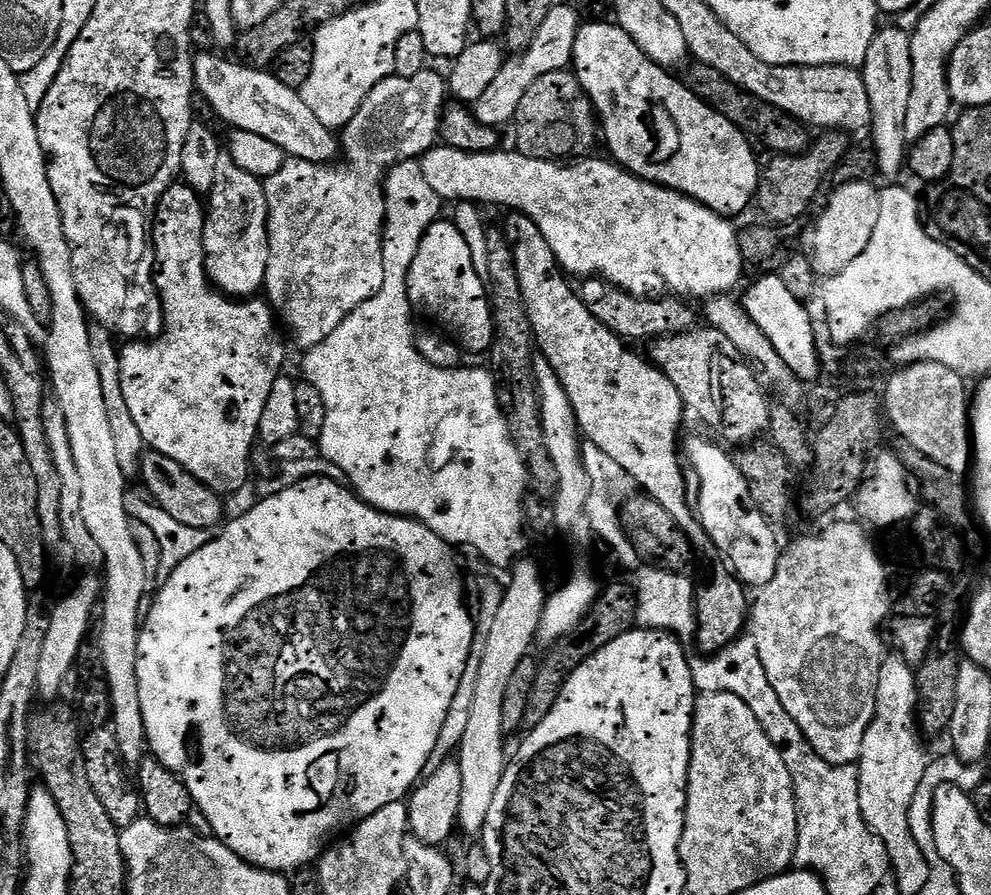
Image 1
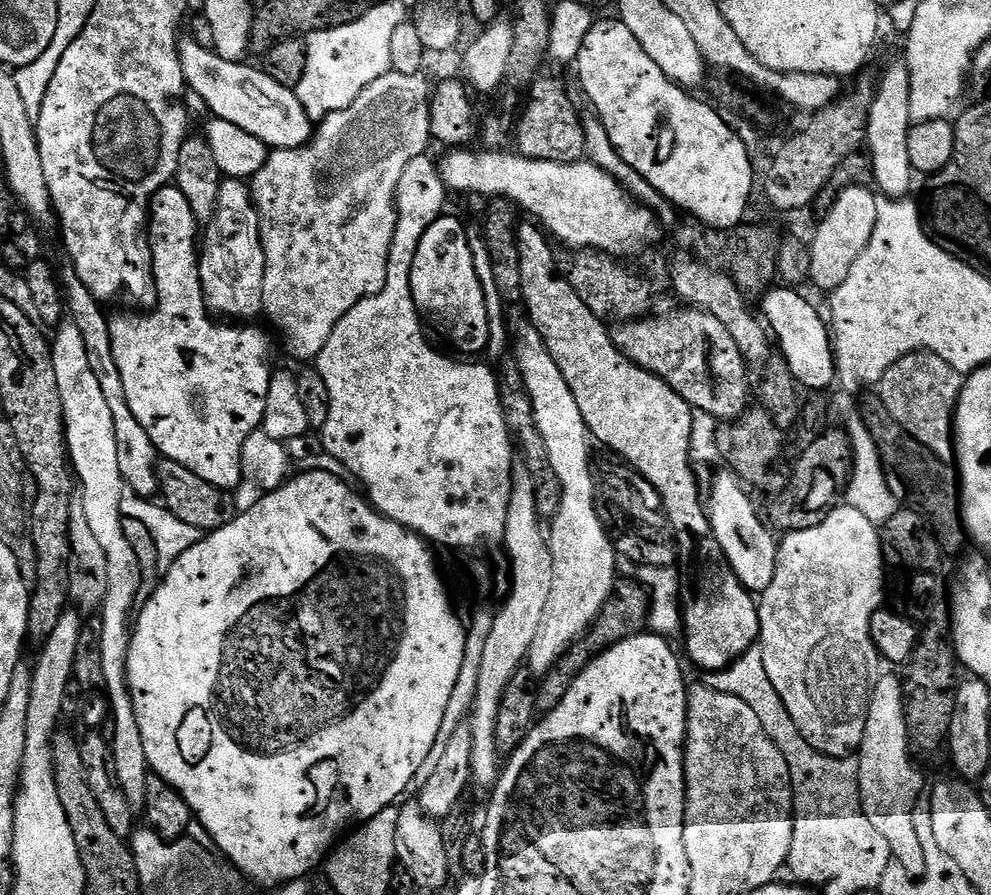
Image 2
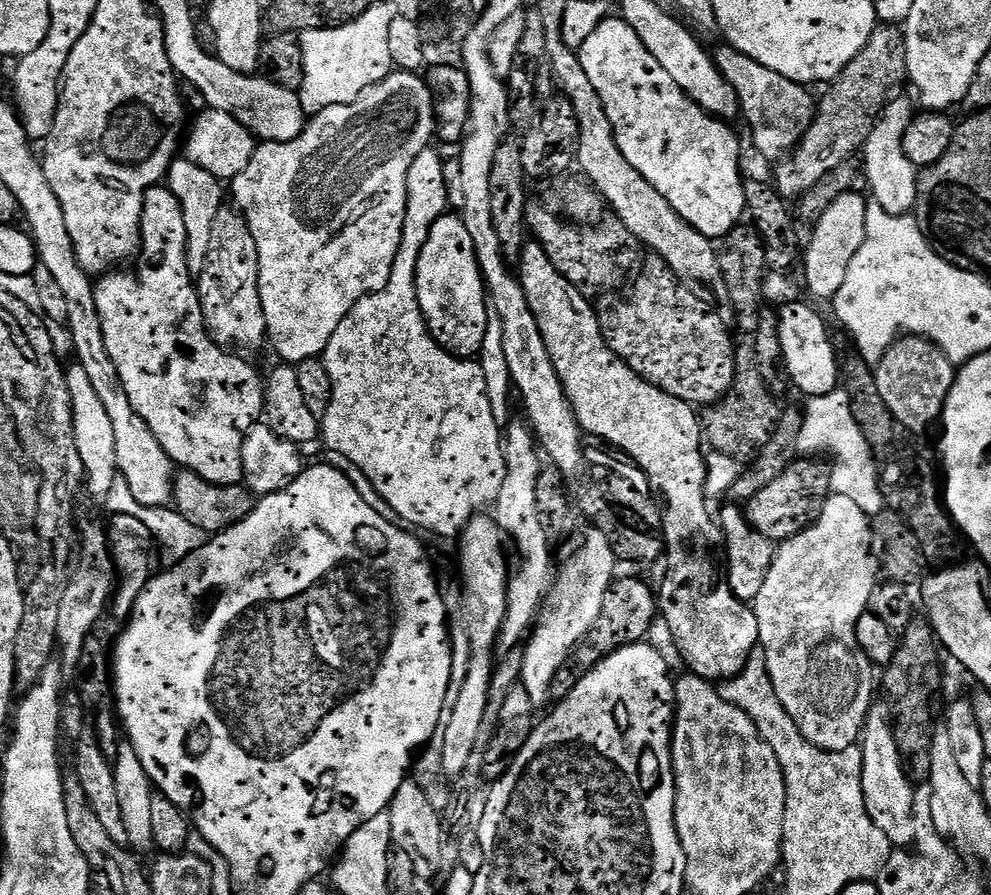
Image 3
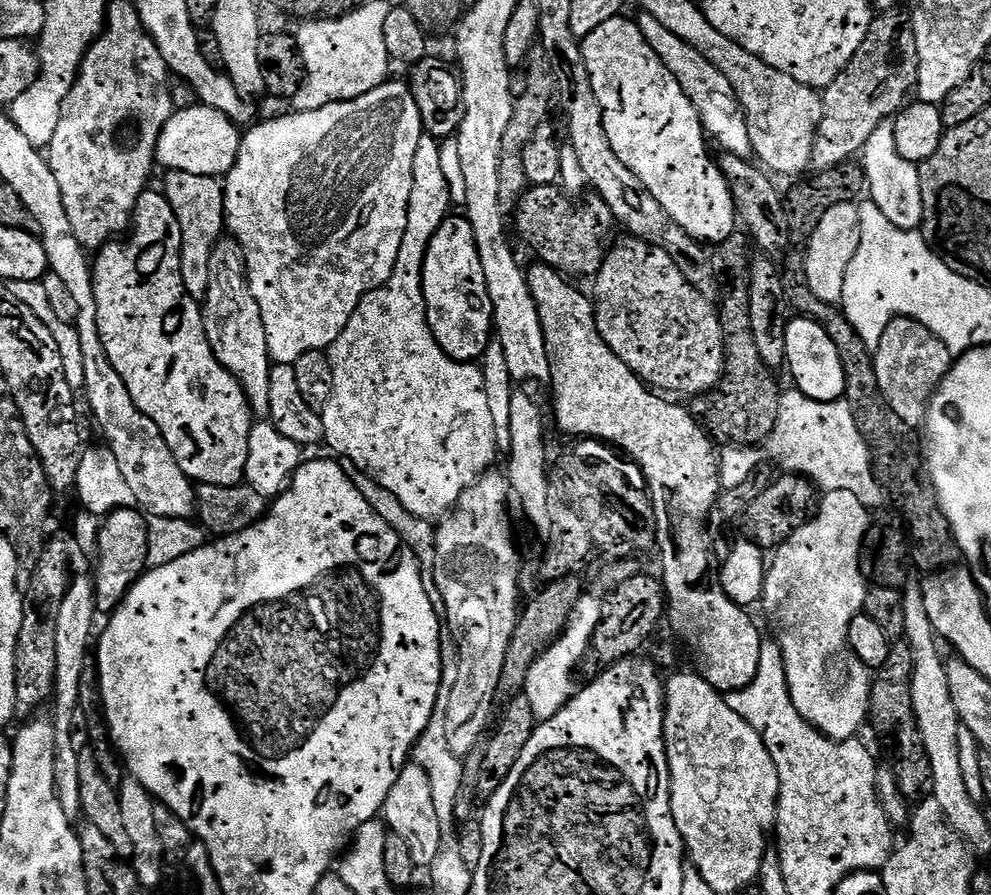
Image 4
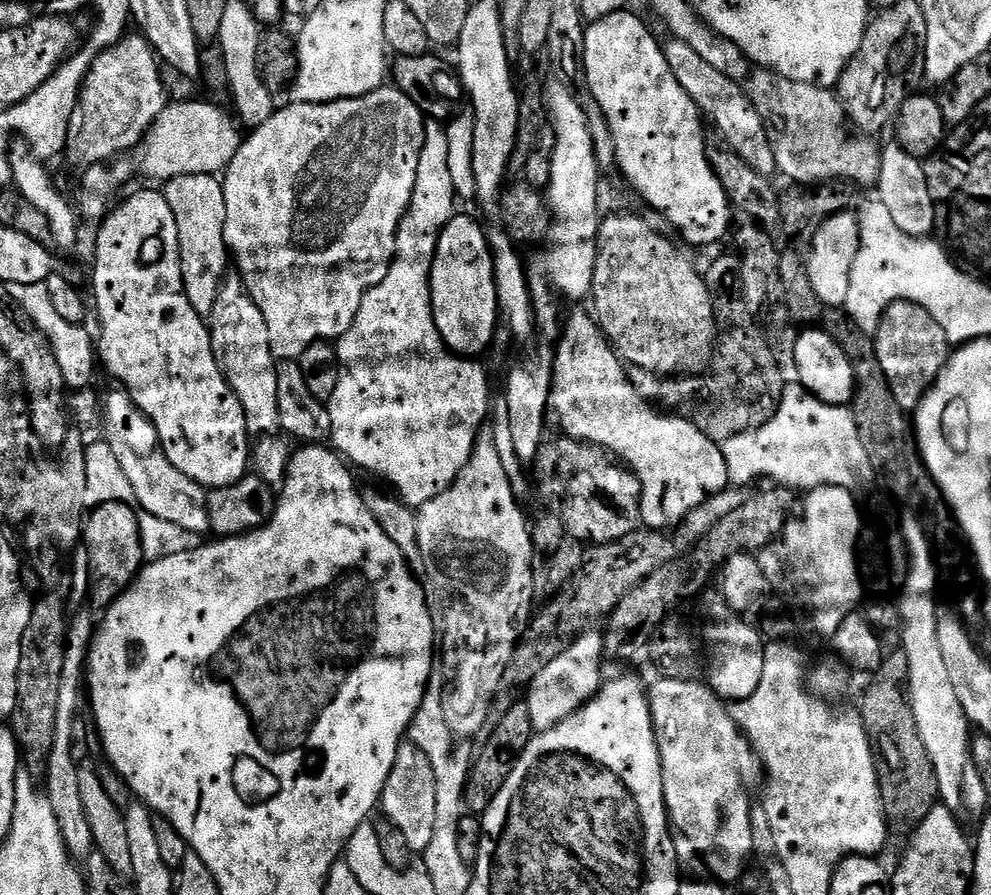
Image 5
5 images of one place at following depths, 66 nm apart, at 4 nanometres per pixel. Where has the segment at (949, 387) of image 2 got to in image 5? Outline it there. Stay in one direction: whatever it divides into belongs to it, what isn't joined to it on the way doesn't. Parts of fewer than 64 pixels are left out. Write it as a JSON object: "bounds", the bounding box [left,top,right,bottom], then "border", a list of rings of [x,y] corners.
{"bounds":[874,300,950,410],"border":[[[899,300],[882,314],[874,334],[874,343],[878,362],[882,362],[882,370],[894,394],[894,402],[898,402],[898,406],[905,410],[916,409],[948,361],[950,345],[946,330],[942,330],[942,326],[938,326],[938,322],[934,322],[934,318],[930,318],[922,306],[909,300]]]}

